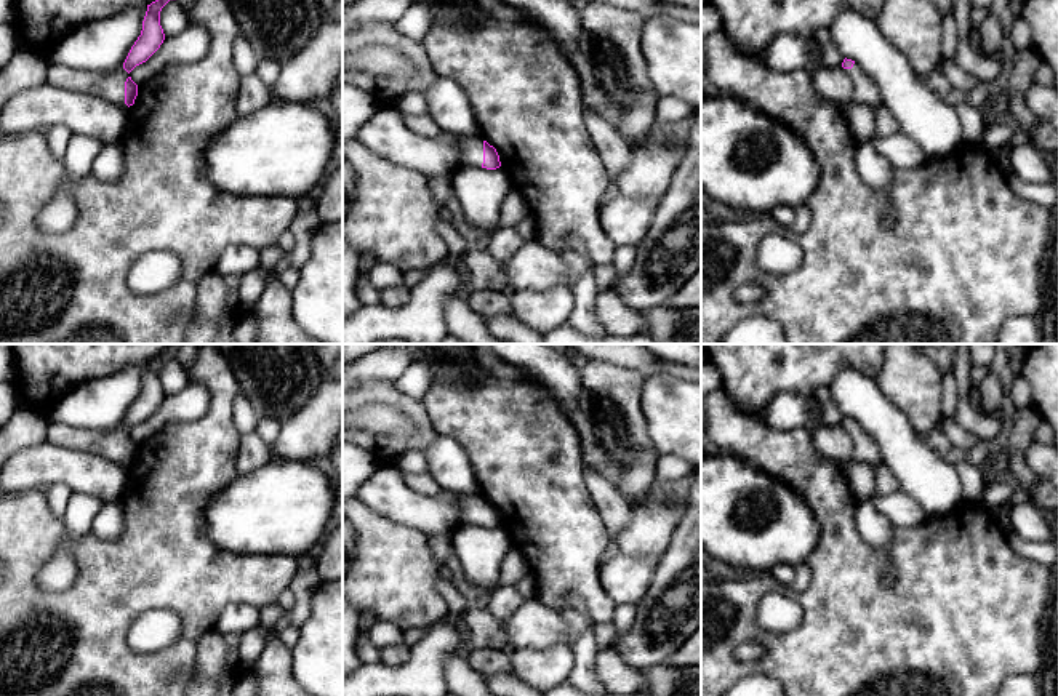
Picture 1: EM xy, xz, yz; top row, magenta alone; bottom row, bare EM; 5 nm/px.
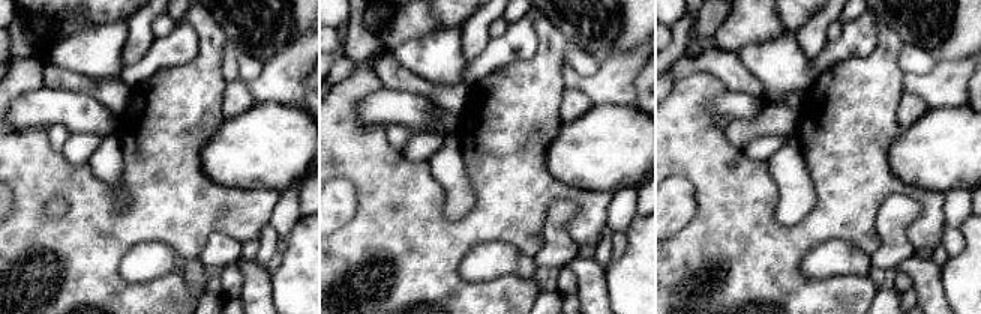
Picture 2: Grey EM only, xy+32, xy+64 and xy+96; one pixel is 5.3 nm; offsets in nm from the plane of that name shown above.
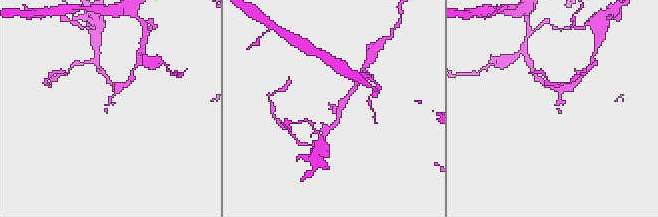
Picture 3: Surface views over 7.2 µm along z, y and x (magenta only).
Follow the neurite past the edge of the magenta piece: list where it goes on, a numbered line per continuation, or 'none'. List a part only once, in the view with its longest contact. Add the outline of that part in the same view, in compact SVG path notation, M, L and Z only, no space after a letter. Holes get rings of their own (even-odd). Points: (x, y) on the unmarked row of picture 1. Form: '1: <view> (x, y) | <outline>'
1: xy (109, 444) | M50 419L45 438L51 445L75 451L90 451L128 469L125 462L125 440L128 435L130 432L123 426L112 430L90 430Z

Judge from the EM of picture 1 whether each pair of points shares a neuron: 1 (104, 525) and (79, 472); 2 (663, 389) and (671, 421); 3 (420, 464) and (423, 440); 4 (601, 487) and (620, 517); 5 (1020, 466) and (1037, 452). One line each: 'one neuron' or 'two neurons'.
1: two neurons
2: one neuron
3: two neurons
4: one neuron
5: two neurons

